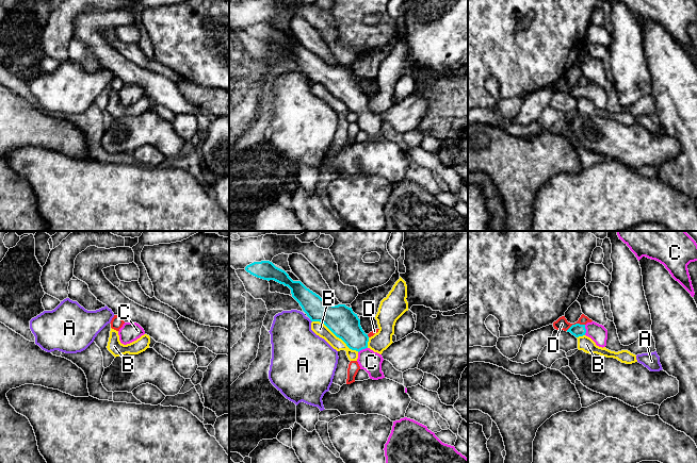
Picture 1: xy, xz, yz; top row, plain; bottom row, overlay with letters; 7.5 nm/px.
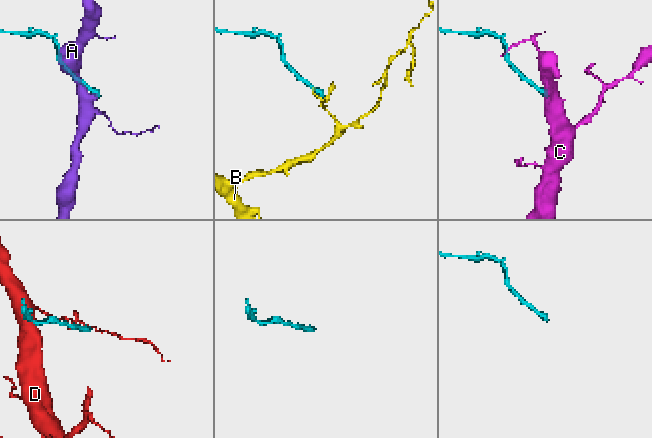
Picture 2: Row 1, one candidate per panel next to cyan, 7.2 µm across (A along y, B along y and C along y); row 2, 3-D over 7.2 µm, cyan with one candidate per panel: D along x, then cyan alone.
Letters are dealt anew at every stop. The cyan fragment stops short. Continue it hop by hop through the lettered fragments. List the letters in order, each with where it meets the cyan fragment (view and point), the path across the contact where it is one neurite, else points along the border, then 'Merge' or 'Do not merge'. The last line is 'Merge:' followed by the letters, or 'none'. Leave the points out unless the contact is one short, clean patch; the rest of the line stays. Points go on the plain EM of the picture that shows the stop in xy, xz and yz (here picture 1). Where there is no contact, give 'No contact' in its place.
A: No contact. Do not merge
B: Touches cyan at xz (336, 97). Do not merge
C: Touches cyan at yz (585, 92). Path across: yz (578, 92), (585, 92), (594, 92), (598, 95). Merge
D: Touches cyan at yz (576, 85). Boundary: yz (584, 85), (572, 85), (566, 92). Do not merge
Merge: C

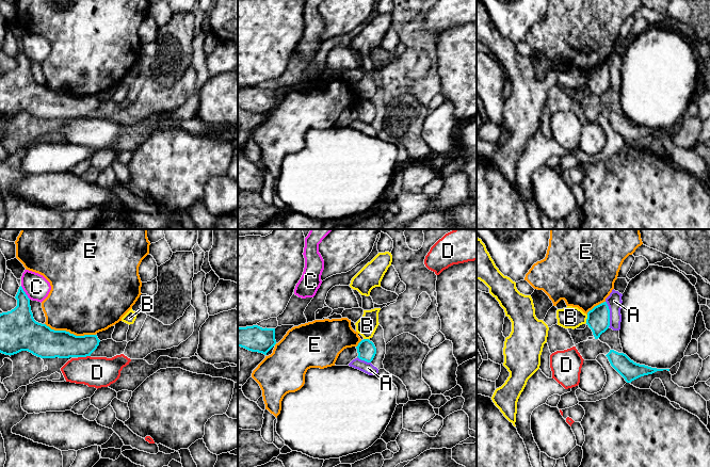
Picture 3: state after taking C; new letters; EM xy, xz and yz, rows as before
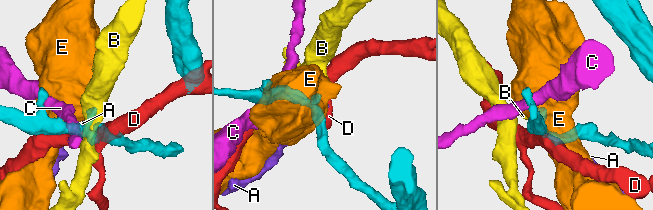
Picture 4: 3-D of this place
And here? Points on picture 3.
A: Touches cyan at yz (609, 75). Do not merge
B: Touches cyan at yz (586, 80). Boundary: yz (587, 76), (585, 83). Do not merge
C: Touches cyan at xy (25, 53). Boundary: xy (20, 47), (30, 60). Do not merge
D: Touches cyan at xy (83, 117). Do not merge
E: Touches cyan at xy (69, 94). Do not merge
Merge: none

